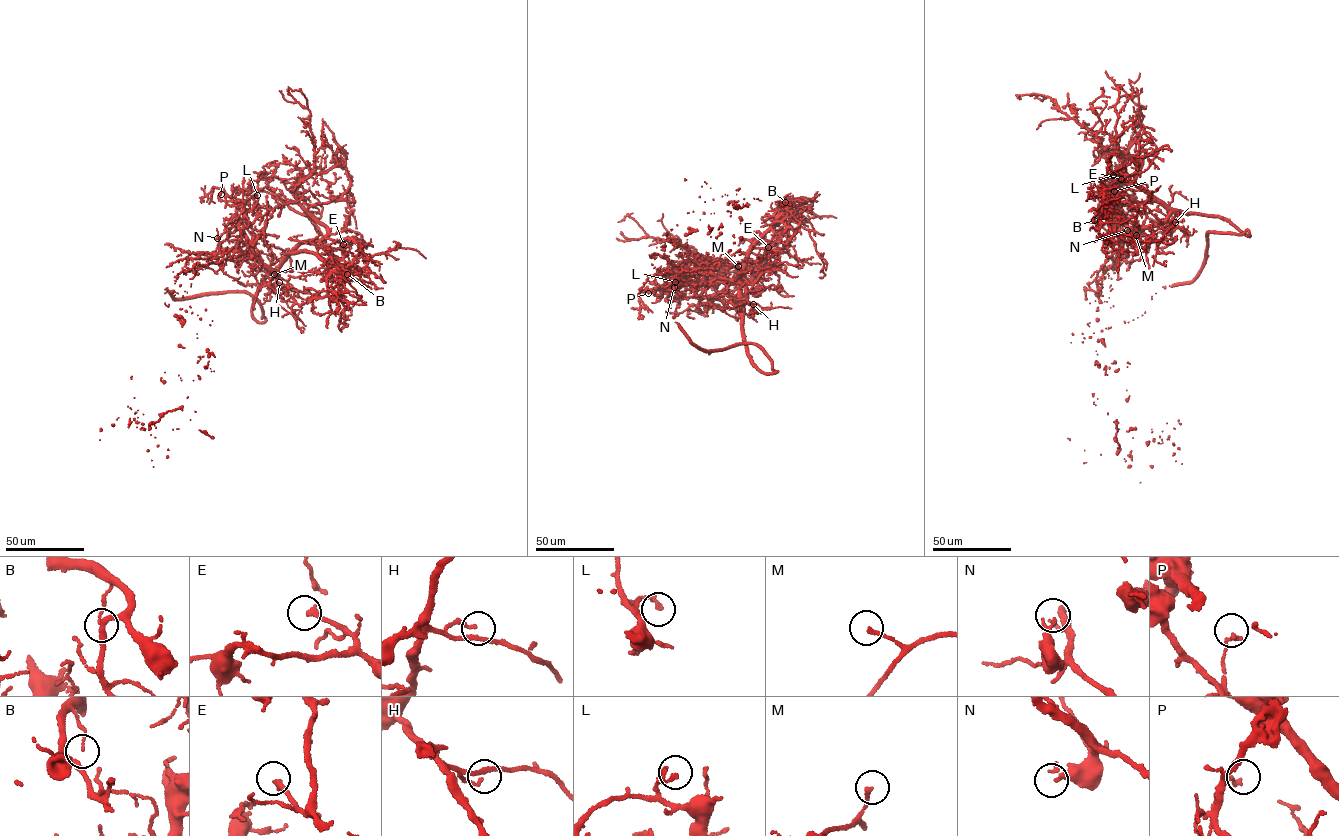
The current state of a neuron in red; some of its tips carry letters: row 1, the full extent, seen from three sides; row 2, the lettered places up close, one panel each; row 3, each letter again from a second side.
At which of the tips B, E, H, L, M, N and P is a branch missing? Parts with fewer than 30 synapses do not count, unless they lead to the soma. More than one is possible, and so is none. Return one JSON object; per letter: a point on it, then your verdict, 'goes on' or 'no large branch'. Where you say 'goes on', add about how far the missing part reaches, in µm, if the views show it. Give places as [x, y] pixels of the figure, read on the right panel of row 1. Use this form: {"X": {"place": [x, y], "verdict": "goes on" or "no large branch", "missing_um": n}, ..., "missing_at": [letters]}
{"B": {"place": [1094, 220], "verdict": "no large branch"}, "E": {"place": [1121, 179], "verdict": "no large branch"}, "H": {"place": [1175, 222], "verdict": "no large branch"}, "L": {"place": [1113, 175], "verdict": "no large branch"}, "M": {"place": [1136, 235], "verdict": "no large branch"}, "N": {"place": [1127, 230], "verdict": "no large branch"}, "P": {"place": [1114, 191], "verdict": "no large branch"}, "missing_at": []}

